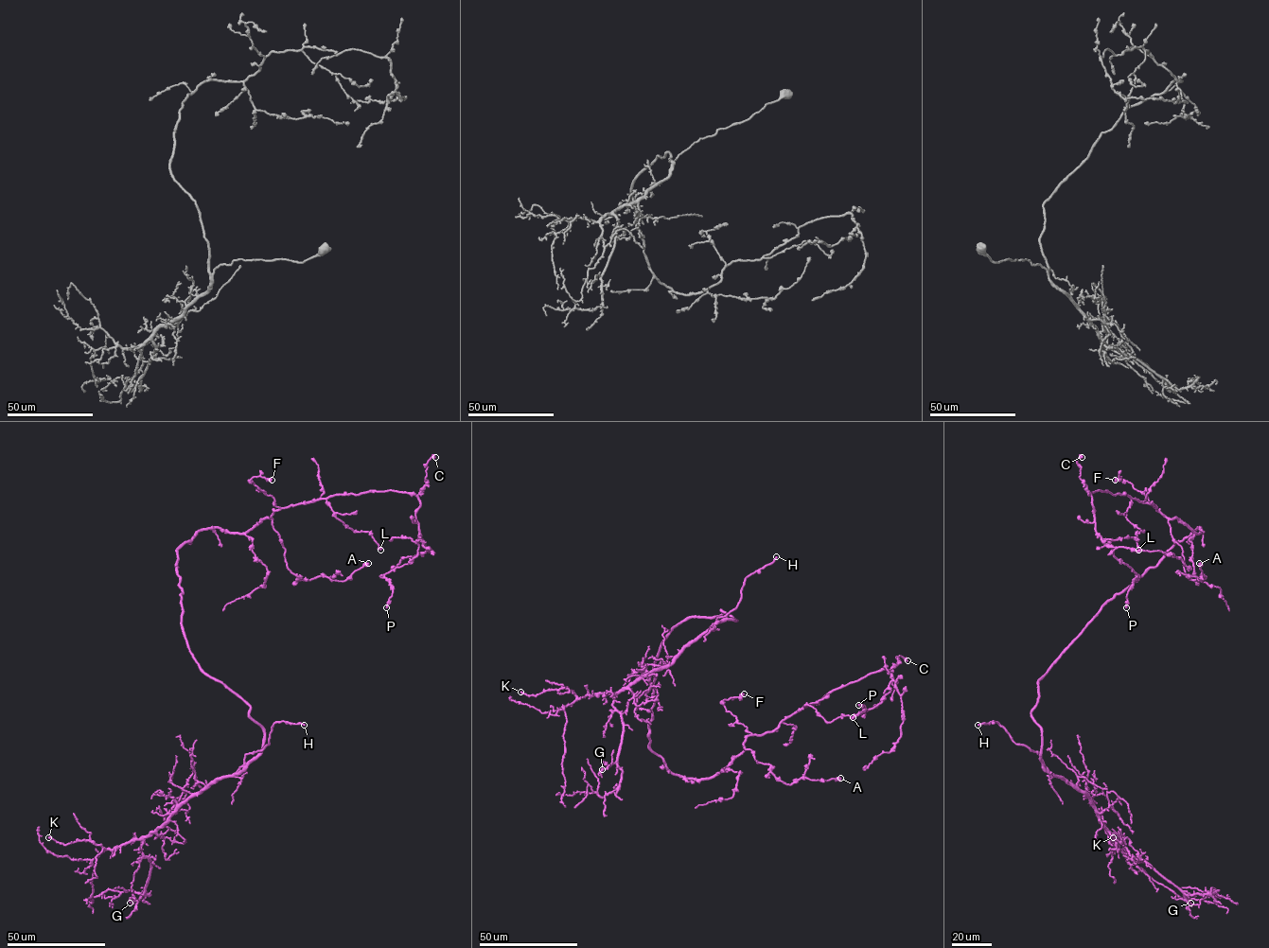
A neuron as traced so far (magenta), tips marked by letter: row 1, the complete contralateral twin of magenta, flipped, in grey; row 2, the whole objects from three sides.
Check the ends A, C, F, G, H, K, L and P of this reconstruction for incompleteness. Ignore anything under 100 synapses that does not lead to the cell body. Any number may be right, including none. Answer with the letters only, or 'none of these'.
H

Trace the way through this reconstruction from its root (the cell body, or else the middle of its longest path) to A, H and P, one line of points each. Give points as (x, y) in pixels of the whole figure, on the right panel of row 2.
A: (1105, 604), (1177, 541), (1201, 532), (1170, 518), (1187, 577), (1206, 577), (1199, 580), (1199, 563)
H: (1105, 604), (1038, 680), (1031, 716), (1041, 730), (1042, 764), (1038, 753), (1016, 744), (997, 722), (978, 725)
P: (1105, 604), (1201, 530), (1165, 517), (1152, 503), (1098, 490), (1091, 494), (1095, 532), (1136, 574), (1126, 607)

